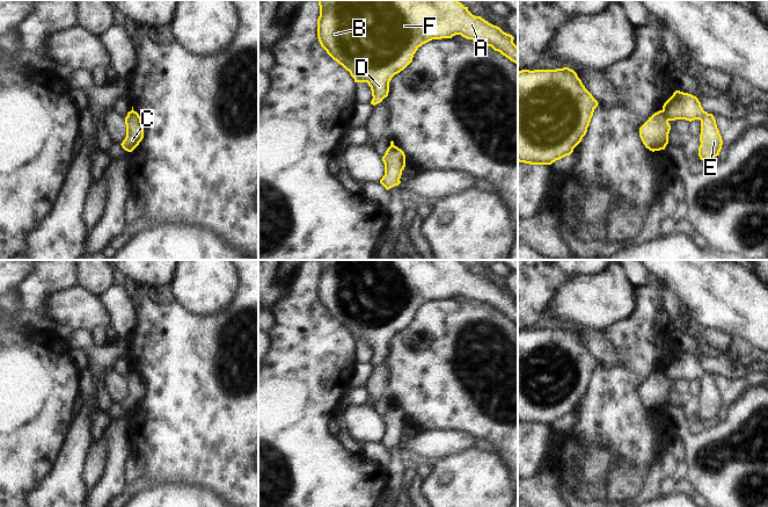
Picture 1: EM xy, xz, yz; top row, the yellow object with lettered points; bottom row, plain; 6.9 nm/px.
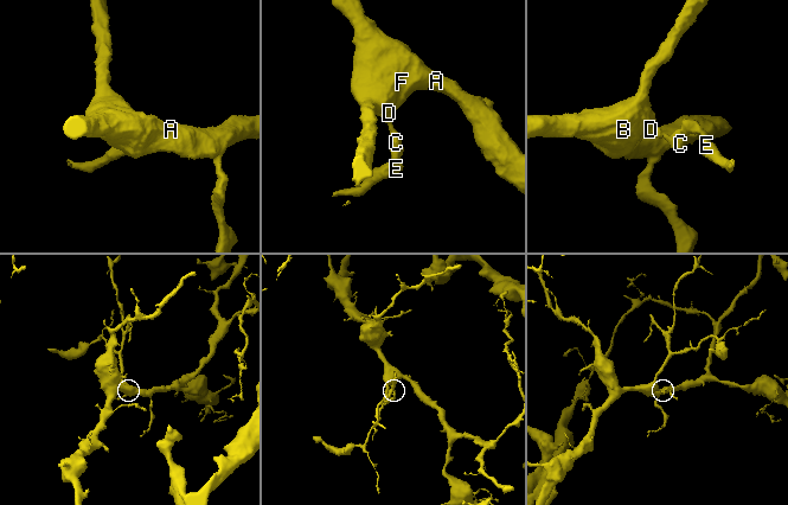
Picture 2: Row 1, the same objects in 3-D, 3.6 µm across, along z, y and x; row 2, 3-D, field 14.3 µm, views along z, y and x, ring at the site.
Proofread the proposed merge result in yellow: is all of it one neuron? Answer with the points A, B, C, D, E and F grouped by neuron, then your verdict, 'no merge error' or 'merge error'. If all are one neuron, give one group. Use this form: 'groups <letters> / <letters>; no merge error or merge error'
groups A B C D F / E; merge error

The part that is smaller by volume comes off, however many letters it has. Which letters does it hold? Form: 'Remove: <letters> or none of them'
Remove: E

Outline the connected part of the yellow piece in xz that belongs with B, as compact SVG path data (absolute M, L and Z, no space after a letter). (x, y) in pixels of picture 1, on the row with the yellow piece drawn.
M317 0L317 38L327 53L350 72L354 82L367 82L375 106L389 93L392 78L403 71L423 44L461 35L481 42L518 64L514 37L473 15L458 0Z

